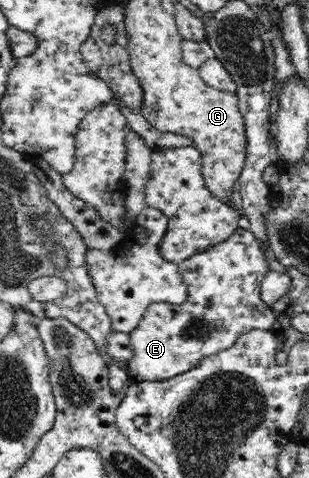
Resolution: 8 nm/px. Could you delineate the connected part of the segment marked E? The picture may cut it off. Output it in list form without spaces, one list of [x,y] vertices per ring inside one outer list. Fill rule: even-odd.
[[[238,227],[218,246],[206,253],[196,254],[194,258],[177,263],[183,281],[187,284],[189,297],[181,305],[173,306],[167,302],[153,302],[144,310],[136,328],[129,332],[132,354],[126,368],[132,383],[162,382],[184,374],[201,365],[202,359],[230,348],[238,336],[250,330],[272,330],[278,316],[272,305],[262,298],[262,285],[273,270],[268,246],[253,230]]]

